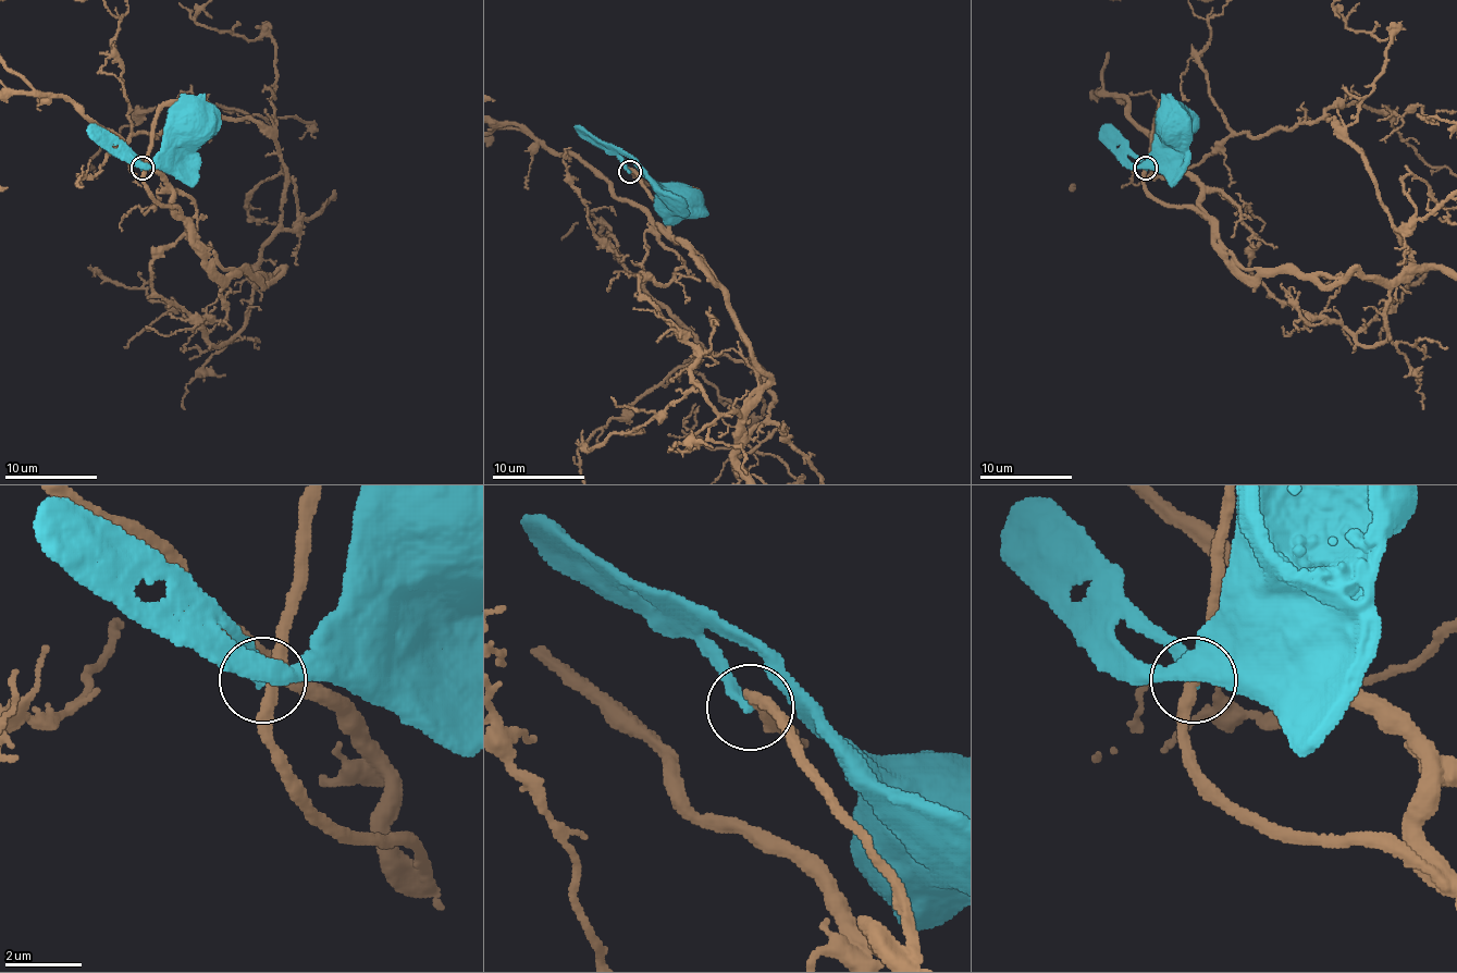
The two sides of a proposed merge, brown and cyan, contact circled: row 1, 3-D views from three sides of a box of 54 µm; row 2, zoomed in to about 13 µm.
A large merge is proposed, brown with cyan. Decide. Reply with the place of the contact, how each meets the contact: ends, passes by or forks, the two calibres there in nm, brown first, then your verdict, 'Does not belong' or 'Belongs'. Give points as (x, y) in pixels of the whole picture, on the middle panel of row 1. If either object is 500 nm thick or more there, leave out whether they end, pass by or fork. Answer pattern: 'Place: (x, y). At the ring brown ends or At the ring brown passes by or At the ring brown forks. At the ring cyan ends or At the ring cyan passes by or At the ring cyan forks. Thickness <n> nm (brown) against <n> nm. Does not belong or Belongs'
Place: (629, 171). At the ring brown passes by. At the ring cyan ends. Thickness 320 nm (brown) against 300 nm. Does not belong

